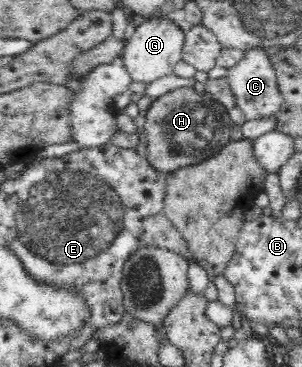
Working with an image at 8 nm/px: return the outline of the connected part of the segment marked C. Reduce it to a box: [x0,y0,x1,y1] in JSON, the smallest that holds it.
[227,46,284,120]

